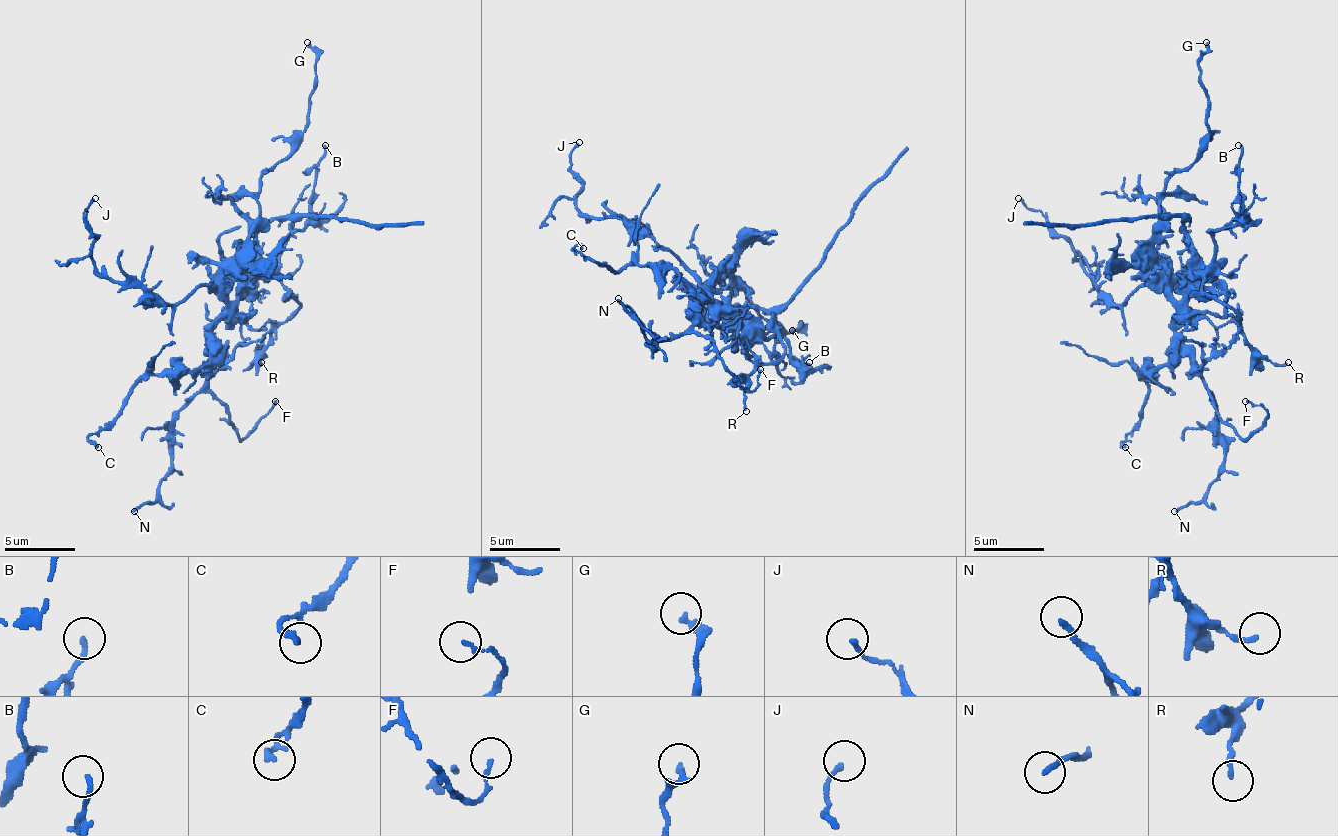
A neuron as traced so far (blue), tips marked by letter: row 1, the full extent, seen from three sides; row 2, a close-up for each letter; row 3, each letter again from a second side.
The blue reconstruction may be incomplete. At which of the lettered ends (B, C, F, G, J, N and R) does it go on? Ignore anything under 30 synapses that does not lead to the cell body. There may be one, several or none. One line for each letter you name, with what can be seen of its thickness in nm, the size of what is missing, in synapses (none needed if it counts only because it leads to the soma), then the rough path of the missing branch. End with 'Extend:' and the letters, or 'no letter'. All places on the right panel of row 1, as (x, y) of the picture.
Extend: no letter

